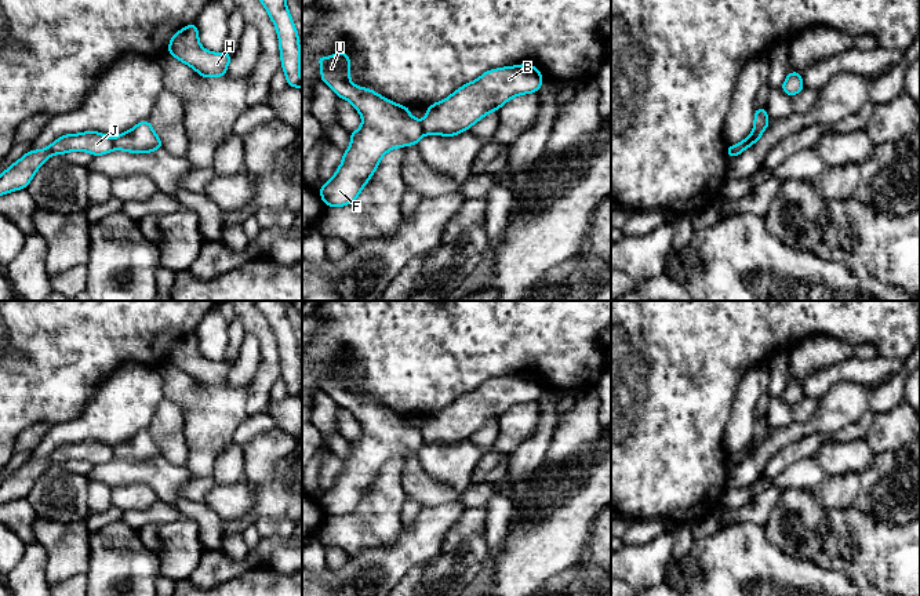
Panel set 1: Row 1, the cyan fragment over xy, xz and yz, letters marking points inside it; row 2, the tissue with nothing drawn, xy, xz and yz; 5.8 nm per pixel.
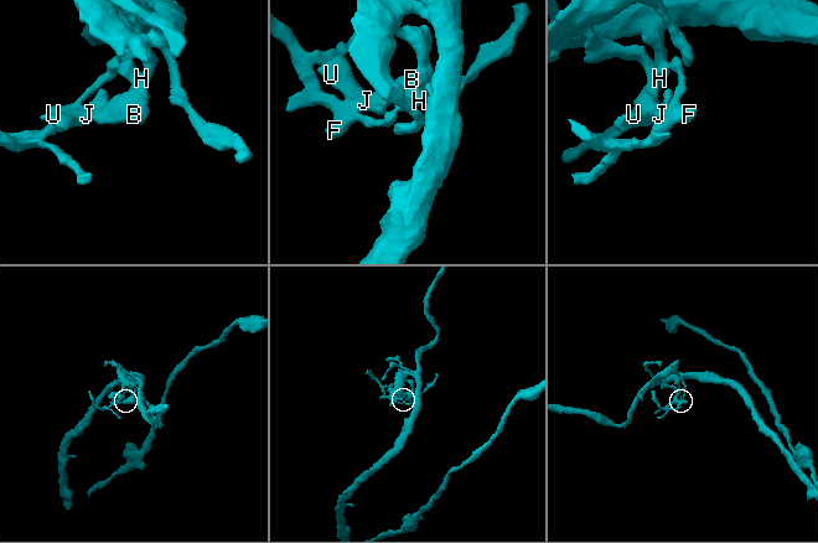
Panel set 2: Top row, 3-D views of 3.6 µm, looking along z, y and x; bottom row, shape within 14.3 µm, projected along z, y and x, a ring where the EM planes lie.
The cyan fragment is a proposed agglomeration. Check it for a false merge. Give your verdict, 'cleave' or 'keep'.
cleave

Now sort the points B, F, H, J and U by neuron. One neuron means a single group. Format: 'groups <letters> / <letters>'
groups B H / F J U

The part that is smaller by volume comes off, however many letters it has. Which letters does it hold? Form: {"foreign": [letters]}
{"foreign": ["F", "J", "U"]}

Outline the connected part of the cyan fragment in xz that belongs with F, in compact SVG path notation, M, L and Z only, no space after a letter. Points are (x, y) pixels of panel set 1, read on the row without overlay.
M348 361L317 366L316 370L321 374L321 390L339 407L348 408L363 428L361 436L350 441L350 457L343 461L341 475L319 499L327 516L343 516L357 508L383 464L394 457L418 454L423 437L410 424L408 415L397 414L371 397L354 395L349 389Z

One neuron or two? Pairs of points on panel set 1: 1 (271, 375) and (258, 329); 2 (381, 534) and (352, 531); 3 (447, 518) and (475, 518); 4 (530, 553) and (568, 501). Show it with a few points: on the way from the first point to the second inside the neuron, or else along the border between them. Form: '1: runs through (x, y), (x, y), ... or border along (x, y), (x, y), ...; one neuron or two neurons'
1: runs through (269, 364), (266, 340); one neuron
2: runs through (374, 531), (359, 531); one neuron
3: border along (465, 509), (462, 516), (444, 535), (442, 545); two neurons
4: runs through (542, 541), (548, 534), (551, 519), (556, 513); one neuron

